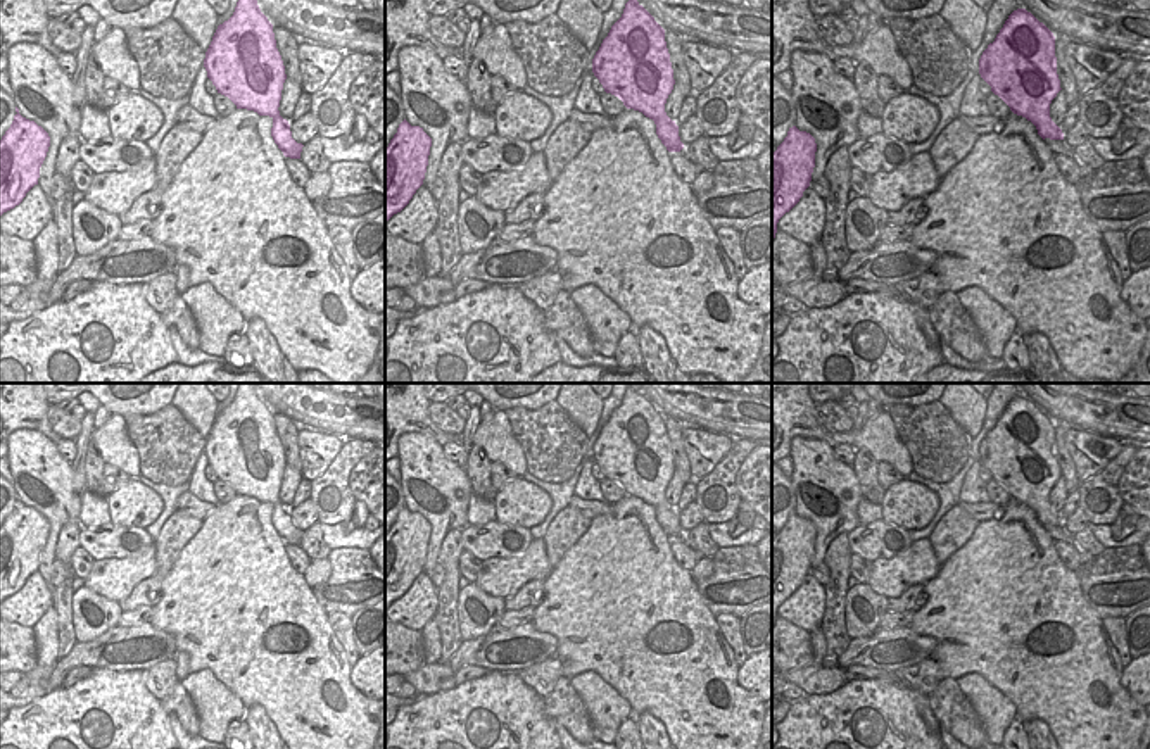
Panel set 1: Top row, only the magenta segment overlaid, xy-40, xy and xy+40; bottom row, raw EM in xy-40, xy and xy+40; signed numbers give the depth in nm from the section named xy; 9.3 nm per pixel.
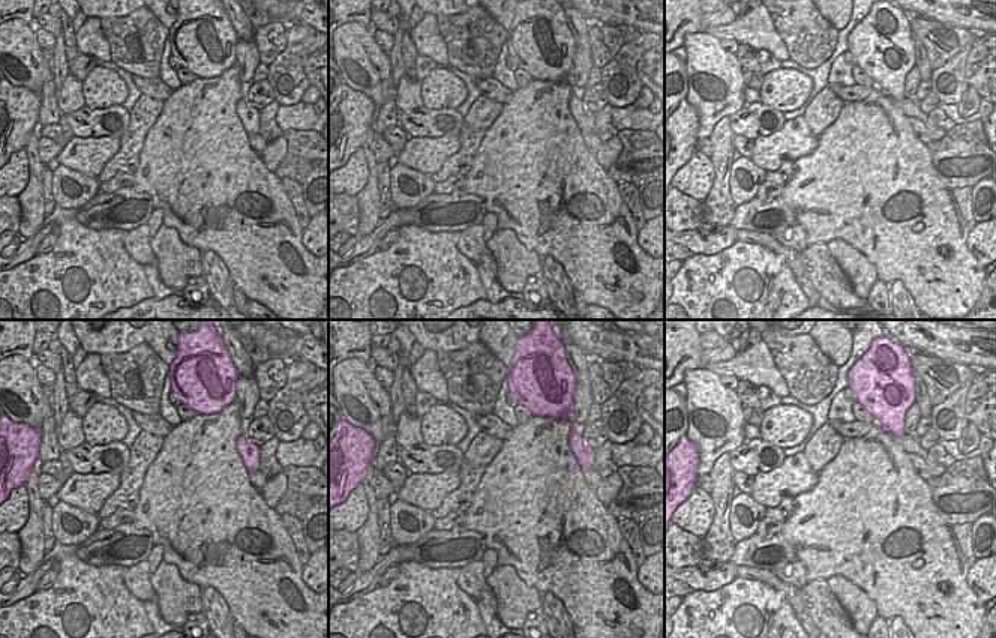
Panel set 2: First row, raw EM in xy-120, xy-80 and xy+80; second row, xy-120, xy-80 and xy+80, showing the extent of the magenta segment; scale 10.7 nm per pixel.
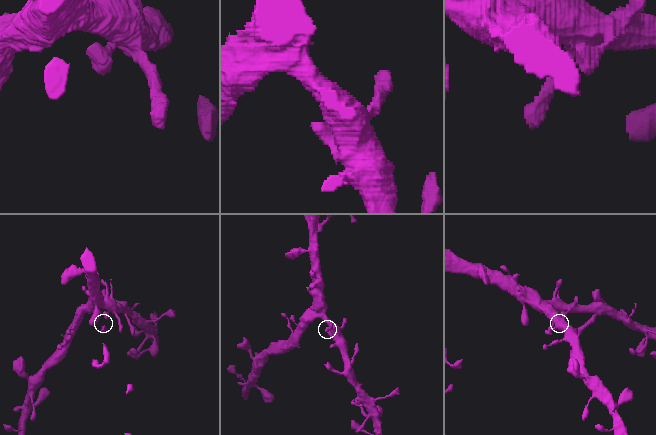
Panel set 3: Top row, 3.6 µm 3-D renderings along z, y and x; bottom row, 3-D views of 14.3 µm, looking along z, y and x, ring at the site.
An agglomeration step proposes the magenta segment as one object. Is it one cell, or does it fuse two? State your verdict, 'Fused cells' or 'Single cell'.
Single cell.

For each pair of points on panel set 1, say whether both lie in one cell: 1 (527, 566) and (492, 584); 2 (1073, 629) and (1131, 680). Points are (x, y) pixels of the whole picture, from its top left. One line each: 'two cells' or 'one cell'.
1: one cell
2: two cells

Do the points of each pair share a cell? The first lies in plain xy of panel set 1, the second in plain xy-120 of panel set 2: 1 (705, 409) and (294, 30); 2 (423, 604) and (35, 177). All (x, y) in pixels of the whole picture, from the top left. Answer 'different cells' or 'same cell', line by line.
1: different cells
2: different cells

